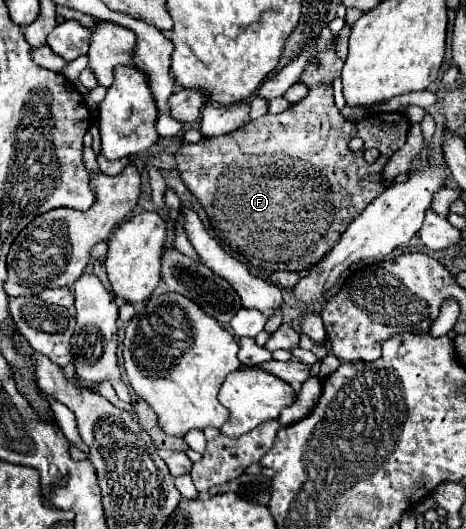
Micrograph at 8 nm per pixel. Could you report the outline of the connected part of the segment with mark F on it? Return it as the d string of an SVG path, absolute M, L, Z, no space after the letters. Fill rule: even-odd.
M334 44L326 52L312 54L310 58L318 58L320 66L314 66L310 62L304 76L300 78L300 82L306 82L310 88L310 94L304 100L292 104L282 114L266 114L262 118L256 118L246 128L240 128L232 134L202 138L196 144L184 142L176 152L180 176L188 186L188 190L204 206L216 236L226 244L230 244L232 250L238 250L238 254L250 260L254 266L260 266L270 272L308 270L310 266L318 264L318 260L322 260L328 250L336 246L346 226L376 196L380 196L386 190L384 166L388 162L388 152L392 156L396 148L404 146L404 140L410 128L410 122L402 112L368 116L360 120L360 124L354 120L346 120L338 112L332 98L332 80L340 76L340 70L342 70L342 60L338 60L334 52ZM354 136L362 138L366 148L380 150L380 158L374 164L368 164L362 158L362 150L352 152L348 148L348 140L352 140Z

